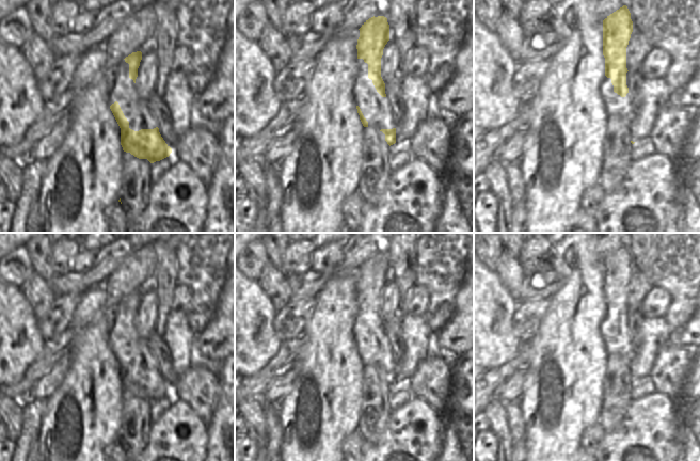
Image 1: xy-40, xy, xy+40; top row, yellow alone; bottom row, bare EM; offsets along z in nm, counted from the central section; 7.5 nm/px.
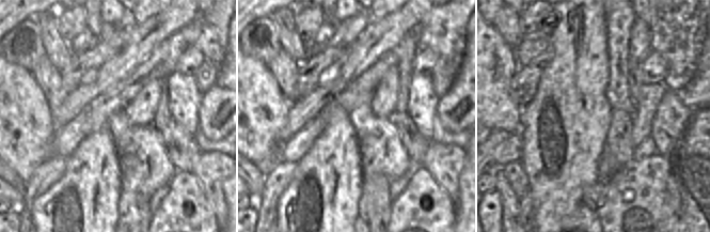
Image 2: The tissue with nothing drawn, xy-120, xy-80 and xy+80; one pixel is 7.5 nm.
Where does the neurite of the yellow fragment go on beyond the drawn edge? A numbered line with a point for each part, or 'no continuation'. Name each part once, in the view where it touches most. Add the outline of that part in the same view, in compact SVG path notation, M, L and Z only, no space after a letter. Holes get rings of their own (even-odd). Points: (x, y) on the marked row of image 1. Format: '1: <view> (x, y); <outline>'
no continuation

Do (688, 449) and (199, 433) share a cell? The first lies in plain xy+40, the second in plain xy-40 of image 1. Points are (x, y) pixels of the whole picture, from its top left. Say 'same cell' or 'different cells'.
different cells

